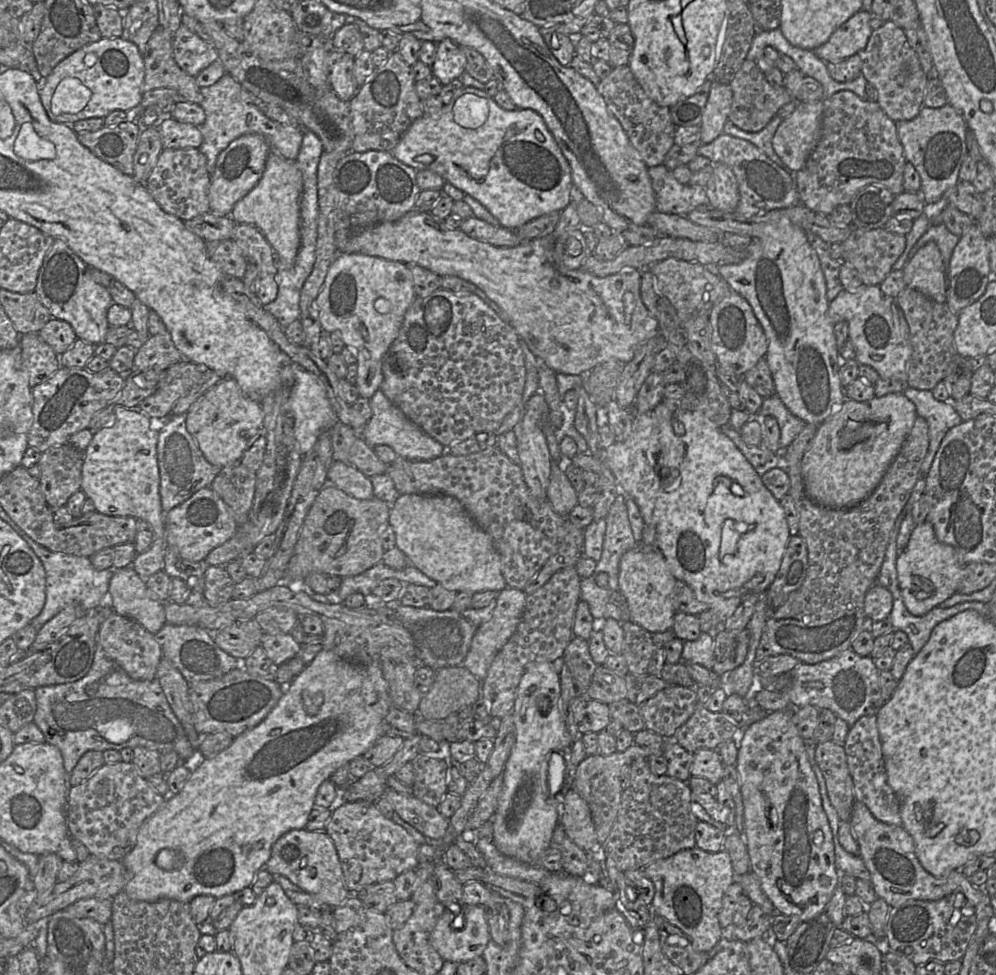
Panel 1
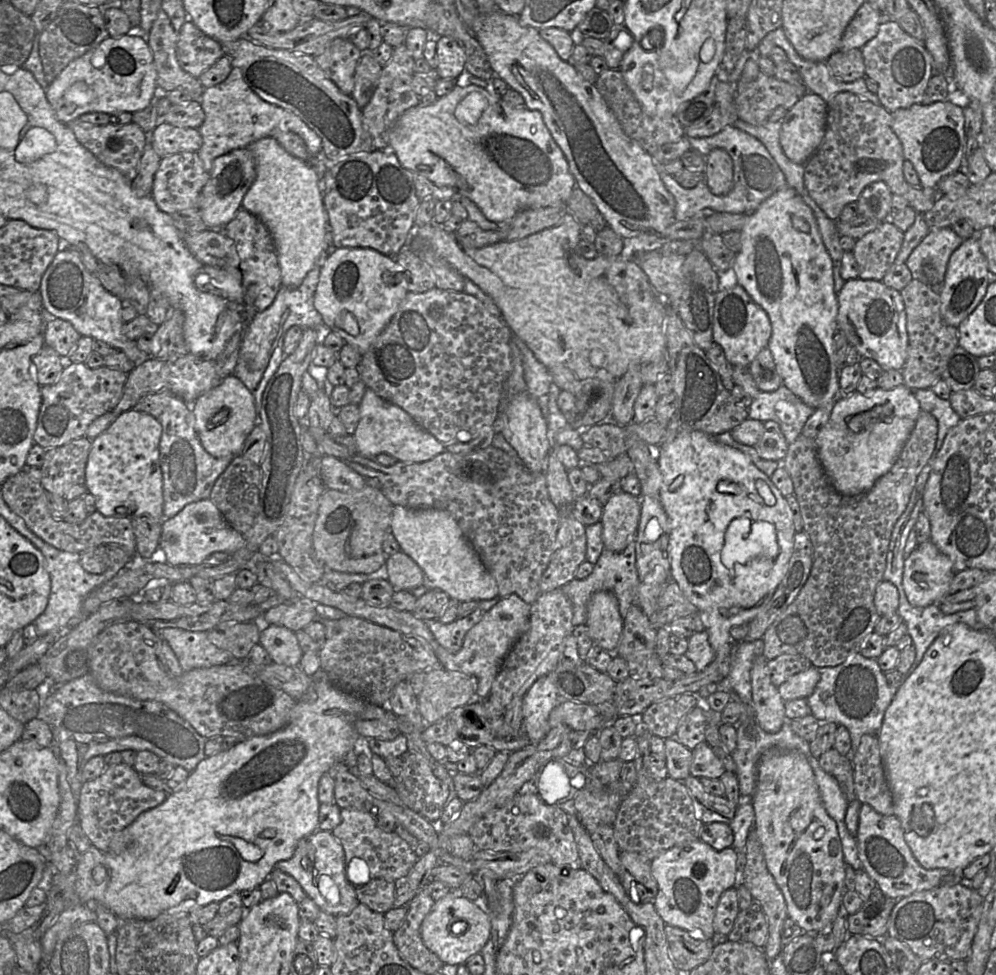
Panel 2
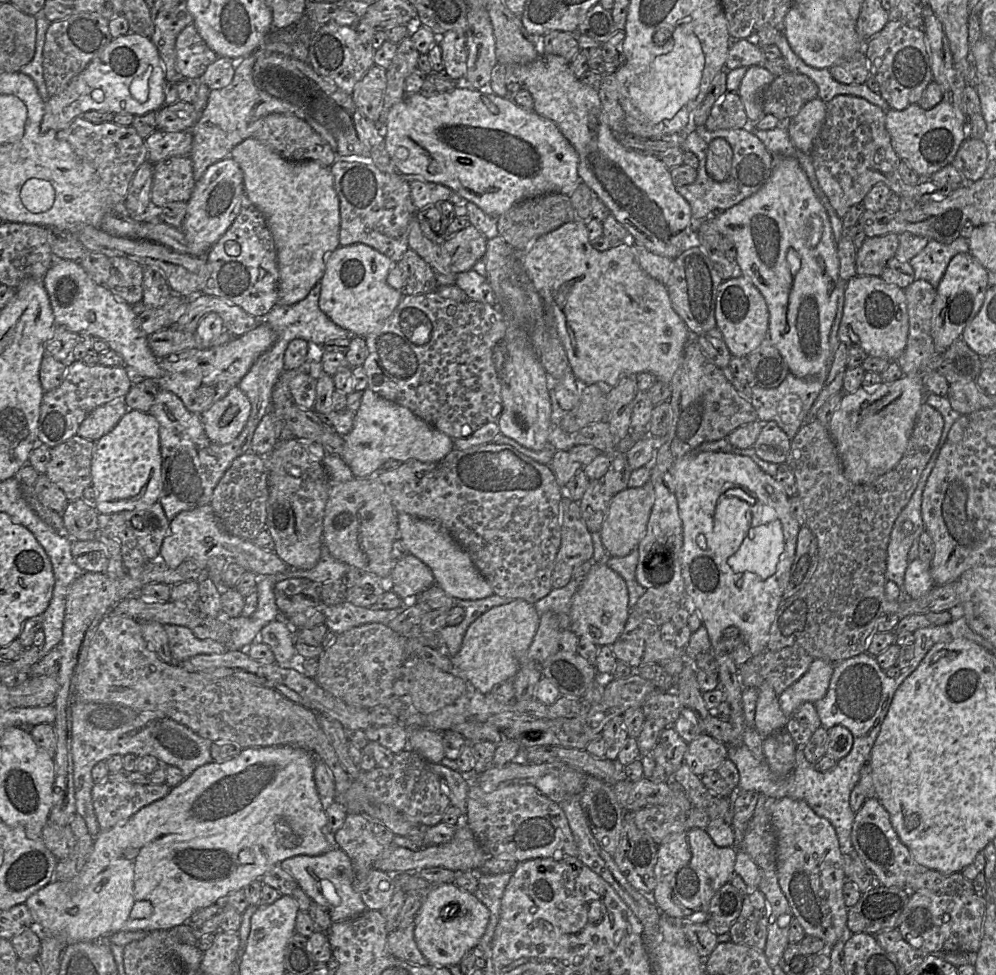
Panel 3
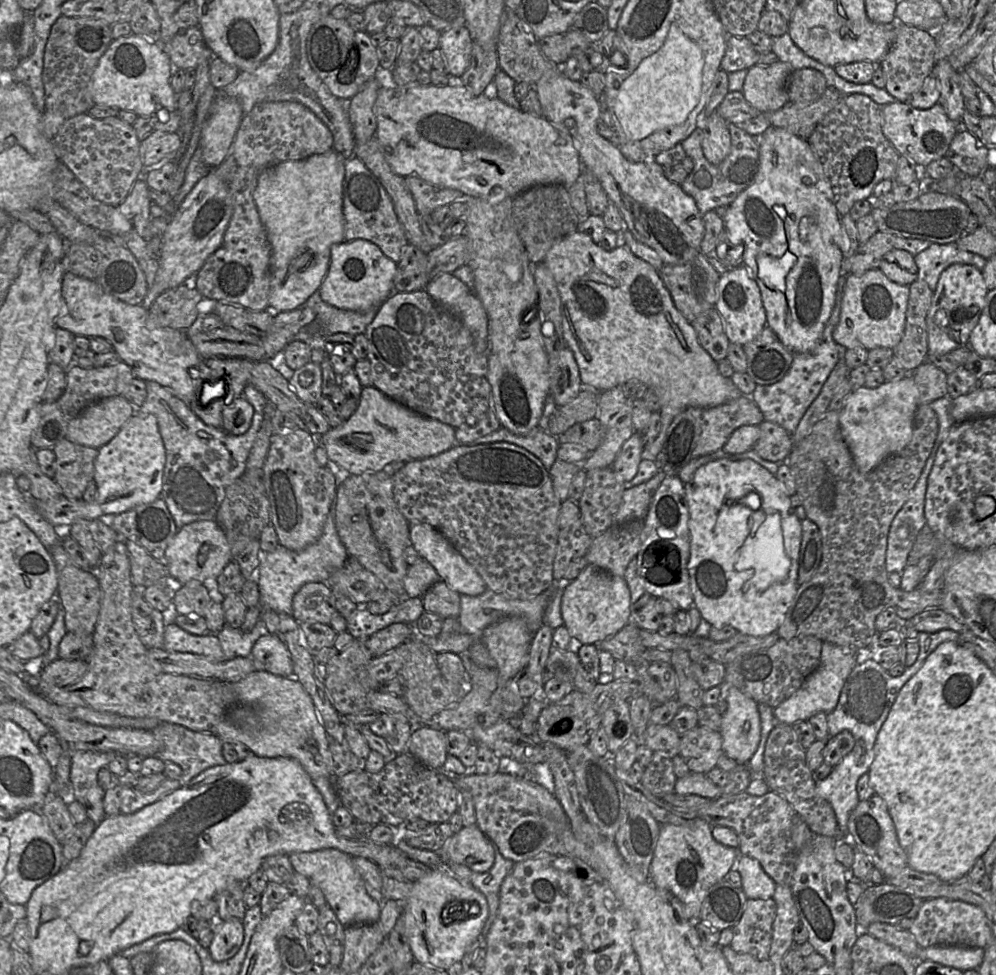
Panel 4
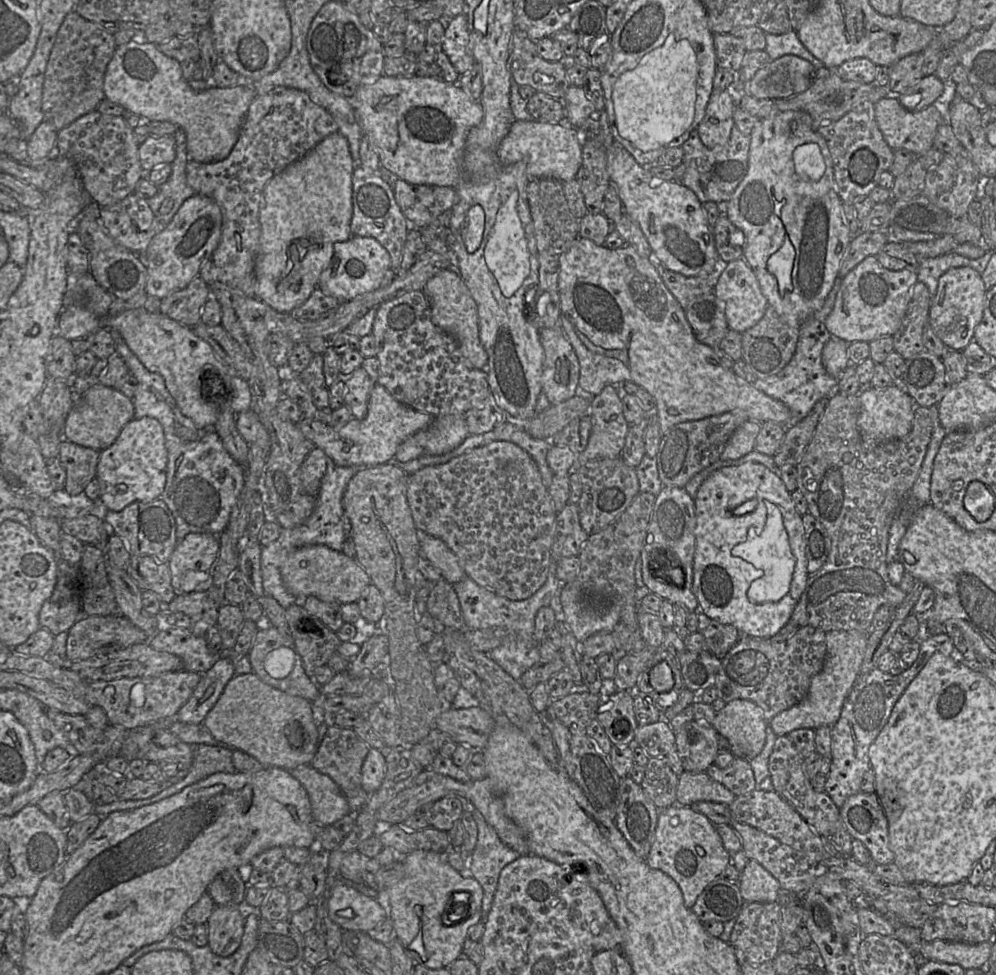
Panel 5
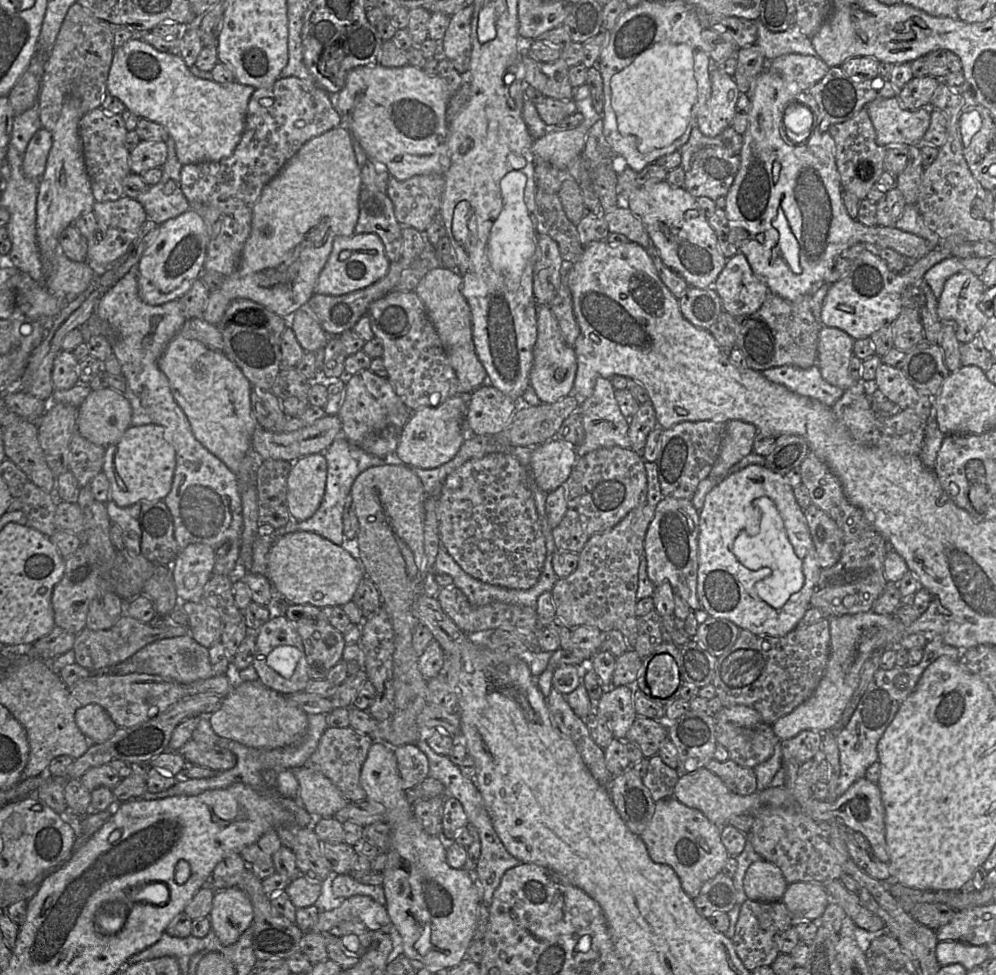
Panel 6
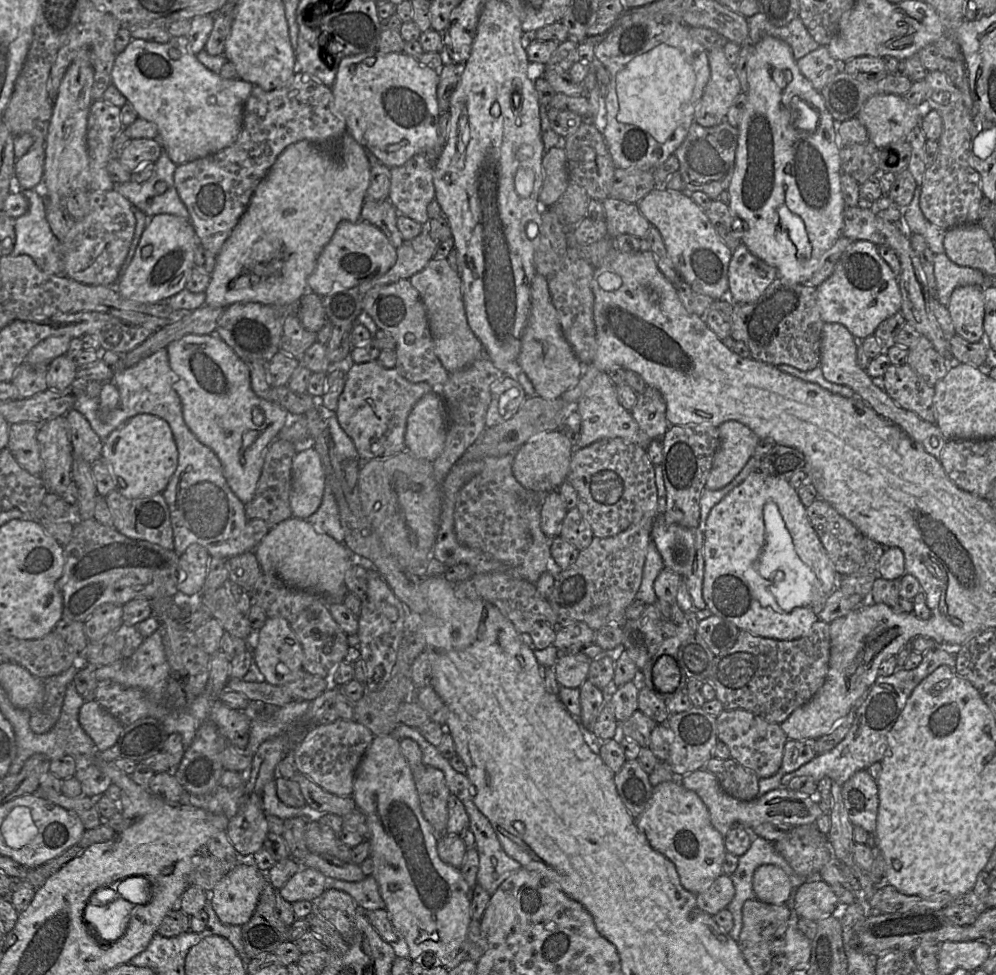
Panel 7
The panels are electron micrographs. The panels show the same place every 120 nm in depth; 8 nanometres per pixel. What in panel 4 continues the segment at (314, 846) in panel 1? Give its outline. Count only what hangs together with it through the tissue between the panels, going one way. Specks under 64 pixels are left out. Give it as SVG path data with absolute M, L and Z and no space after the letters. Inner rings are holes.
M335 849L297 852L289 854L288 857L295 872L304 875L310 884L321 889L326 903L343 926L378 922L382 903L376 902L367 894L359 874L353 867L352 857Z

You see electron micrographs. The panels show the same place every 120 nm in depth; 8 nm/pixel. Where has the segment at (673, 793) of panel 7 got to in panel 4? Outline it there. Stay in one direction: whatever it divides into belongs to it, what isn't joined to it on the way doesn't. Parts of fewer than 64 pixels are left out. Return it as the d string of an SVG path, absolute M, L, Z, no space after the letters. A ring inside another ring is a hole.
M693 819L683 825L660 825L658 841L649 868L649 881L658 890L676 898L682 907L682 916L690 921L699 921L702 903L710 889L722 881L731 870L737 849L717 842L712 836L712 826L703 819Z

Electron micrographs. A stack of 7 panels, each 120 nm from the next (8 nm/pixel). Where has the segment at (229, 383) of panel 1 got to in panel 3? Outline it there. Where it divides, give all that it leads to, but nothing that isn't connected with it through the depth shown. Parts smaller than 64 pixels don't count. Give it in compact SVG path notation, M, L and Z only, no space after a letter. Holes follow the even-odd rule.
M239 386L215 402L200 416L207 437L218 445L225 445L238 437L251 412L251 404Z

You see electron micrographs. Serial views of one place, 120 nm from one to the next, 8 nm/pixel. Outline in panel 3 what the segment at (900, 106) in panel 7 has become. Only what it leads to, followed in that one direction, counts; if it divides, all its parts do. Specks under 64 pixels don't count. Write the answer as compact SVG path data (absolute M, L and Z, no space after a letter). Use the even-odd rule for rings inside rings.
M945 98L929 110L918 104L911 104L903 110L889 109L886 112L885 126L897 155L922 179L929 179L932 174L951 164L968 137L964 122L958 118L951 101Z

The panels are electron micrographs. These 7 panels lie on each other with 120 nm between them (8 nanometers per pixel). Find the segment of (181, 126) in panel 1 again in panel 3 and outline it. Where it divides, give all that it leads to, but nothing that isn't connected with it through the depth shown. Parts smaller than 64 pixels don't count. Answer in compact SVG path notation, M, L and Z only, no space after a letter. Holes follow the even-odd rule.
M155 129L144 139L147 160L152 163L158 163L167 158L177 156L189 156L193 135L191 131L166 132Z

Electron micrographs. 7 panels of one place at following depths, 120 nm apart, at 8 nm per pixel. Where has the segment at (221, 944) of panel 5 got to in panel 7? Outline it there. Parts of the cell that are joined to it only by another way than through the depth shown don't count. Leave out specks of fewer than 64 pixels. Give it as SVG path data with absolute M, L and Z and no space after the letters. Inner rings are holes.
M242 859L211 892L211 904L224 924L242 926L253 915L266 875L250 859Z

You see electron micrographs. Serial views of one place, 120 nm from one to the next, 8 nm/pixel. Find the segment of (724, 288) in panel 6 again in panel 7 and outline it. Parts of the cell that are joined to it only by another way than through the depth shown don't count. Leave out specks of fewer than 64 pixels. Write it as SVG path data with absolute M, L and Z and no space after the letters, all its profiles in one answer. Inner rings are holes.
M744 243L733 251L728 268L729 299L733 304L756 301L778 277L777 269L753 255Z

